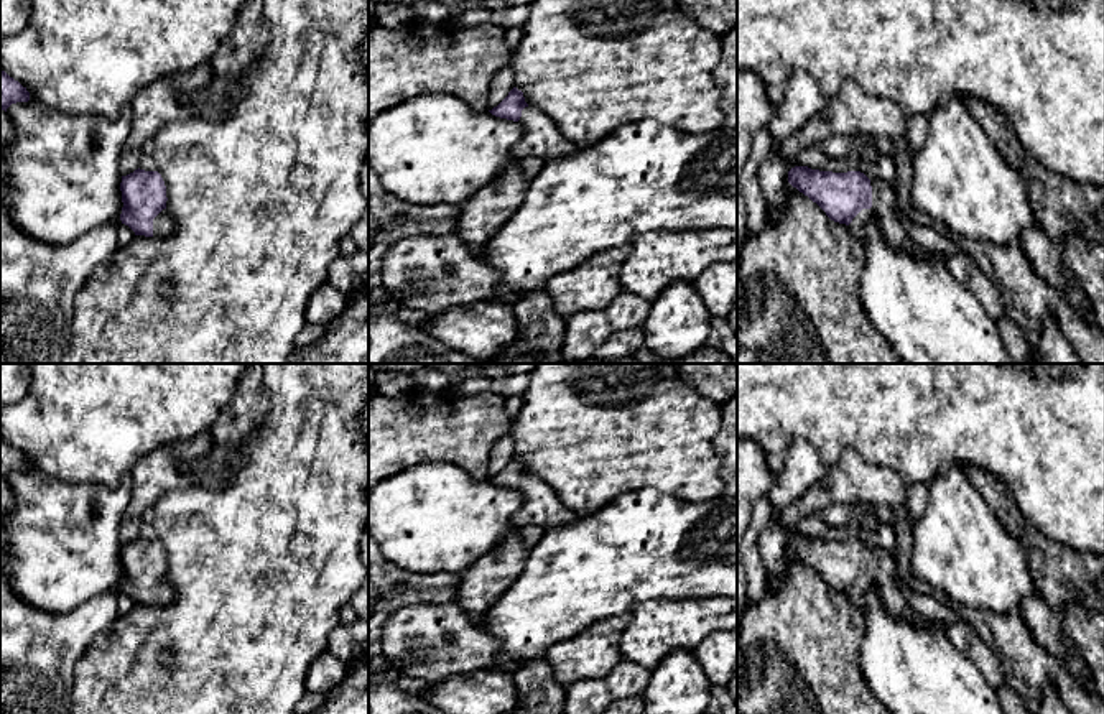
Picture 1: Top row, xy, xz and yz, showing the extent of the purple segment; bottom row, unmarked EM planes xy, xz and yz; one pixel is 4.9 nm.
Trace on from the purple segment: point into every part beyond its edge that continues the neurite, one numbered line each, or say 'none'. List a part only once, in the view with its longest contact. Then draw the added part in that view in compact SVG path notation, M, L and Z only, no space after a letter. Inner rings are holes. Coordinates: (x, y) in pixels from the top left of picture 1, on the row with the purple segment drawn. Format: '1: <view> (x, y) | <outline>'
1: yz (884, 199) | M879 176L870 179L872 186L872 207L862 209L852 222L847 225L851 234L864 242L865 227L870 220L875 220L882 230L882 235L890 248L921 255L925 258L939 258L943 255L935 252L926 252L907 235L897 217L897 194L895 191L882 181Z

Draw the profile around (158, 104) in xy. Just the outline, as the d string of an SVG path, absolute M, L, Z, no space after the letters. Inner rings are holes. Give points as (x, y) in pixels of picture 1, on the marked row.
M209 63L186 72L178 79L161 77L148 84L132 100L132 128L118 158L118 169L127 176L138 169L141 146L181 115L181 97L189 92L194 97L216 95Z

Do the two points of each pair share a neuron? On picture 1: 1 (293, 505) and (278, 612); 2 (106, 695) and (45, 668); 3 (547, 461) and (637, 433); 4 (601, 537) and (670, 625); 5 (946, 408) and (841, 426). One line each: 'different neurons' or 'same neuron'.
1: same neuron
2: different neurons
3: same neuron
4: different neurons
5: same neuron

